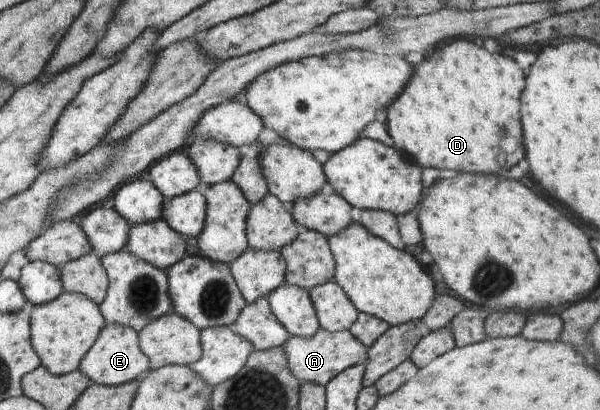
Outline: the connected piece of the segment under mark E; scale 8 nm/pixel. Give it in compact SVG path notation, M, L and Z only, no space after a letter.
M106 324L99 338L95 340L95 344L83 356L79 370L95 385L117 386L139 380L141 376L150 371L150 362L140 349L138 332L135 332L130 326Z

